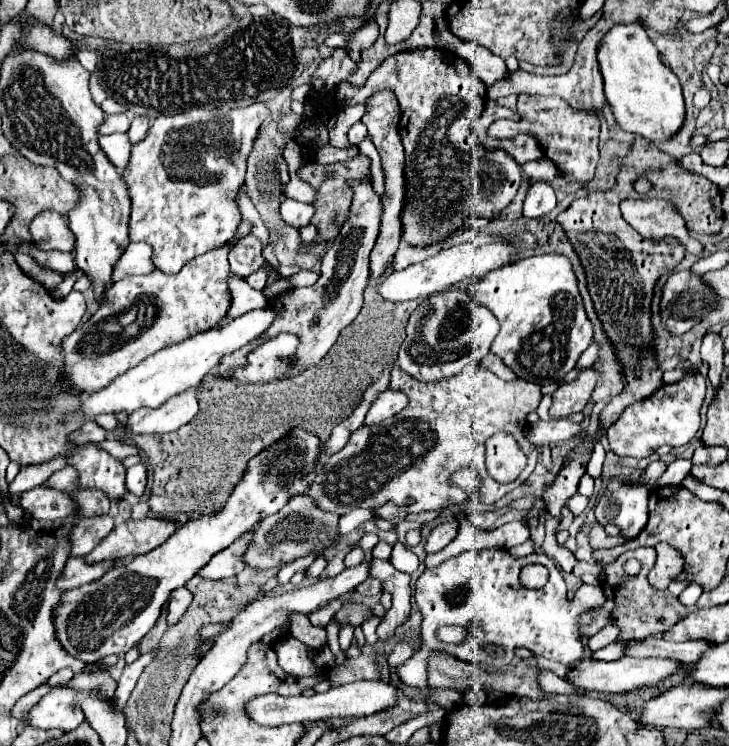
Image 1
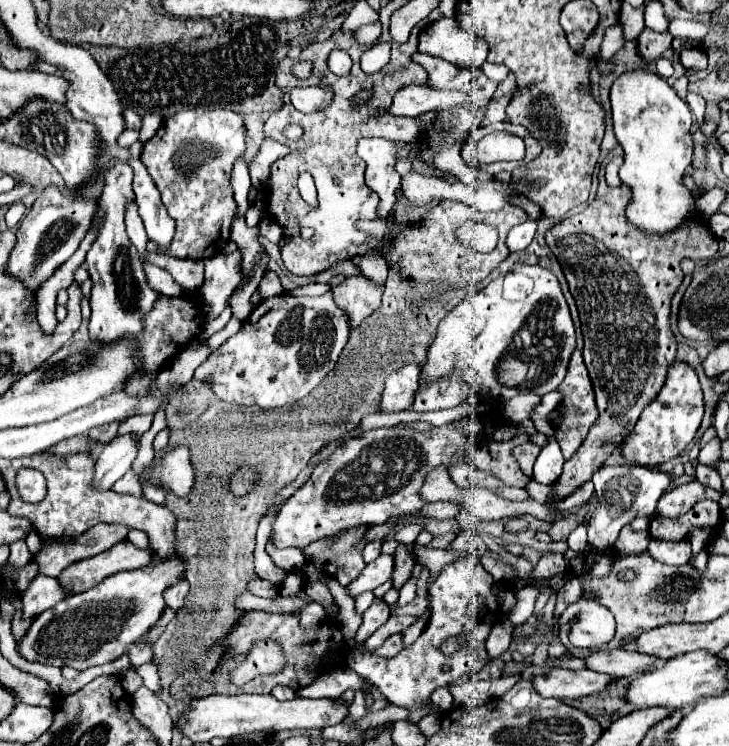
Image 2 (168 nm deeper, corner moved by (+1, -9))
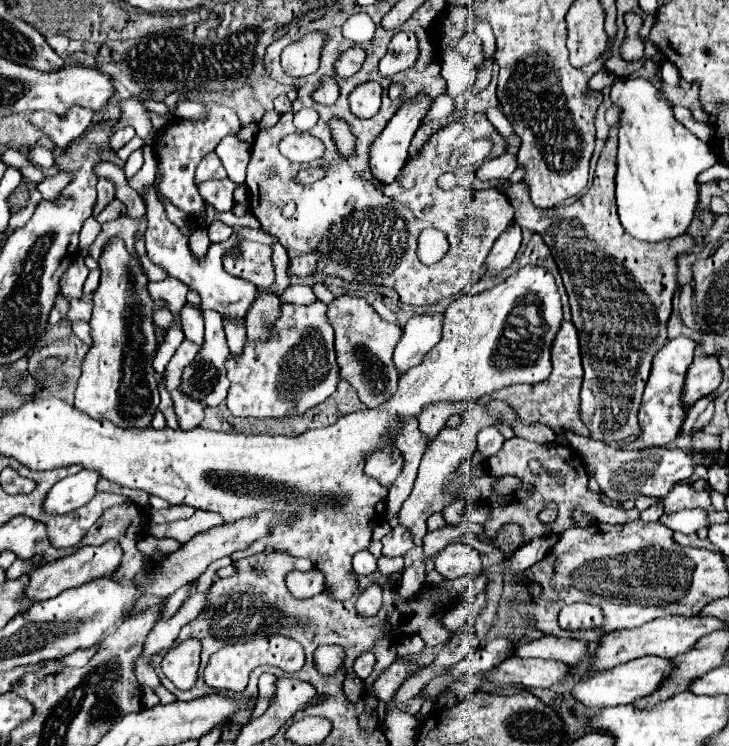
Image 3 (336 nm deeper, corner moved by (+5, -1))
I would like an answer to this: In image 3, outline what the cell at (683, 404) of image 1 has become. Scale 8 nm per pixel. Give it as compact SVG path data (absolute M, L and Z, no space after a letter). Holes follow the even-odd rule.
M677 337L677 339L667 341L667 345L655 355L651 375L645 385L643 401L639 407L641 433L635 441L631 441L627 445L627 449L637 451L637 449L647 449L647 447L665 447L679 435L679 431L685 423L685 417L687 417L687 409L683 405L683 379L693 361L695 347L697 347L695 341L691 341L687 337Z

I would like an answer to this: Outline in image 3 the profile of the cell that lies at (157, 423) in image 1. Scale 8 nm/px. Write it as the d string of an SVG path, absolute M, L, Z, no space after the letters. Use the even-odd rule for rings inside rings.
M83 469L75 475L65 477L57 485L53 485L53 489L49 491L47 501L45 501L45 511L69 513L87 505L97 493L99 479L101 479L99 473L95 473L93 469Z

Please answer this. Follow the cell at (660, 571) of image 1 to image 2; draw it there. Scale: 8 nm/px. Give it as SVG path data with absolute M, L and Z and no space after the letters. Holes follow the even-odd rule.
M649 541L649 553L657 561L663 561L667 565L683 565L691 559L691 545L689 541Z

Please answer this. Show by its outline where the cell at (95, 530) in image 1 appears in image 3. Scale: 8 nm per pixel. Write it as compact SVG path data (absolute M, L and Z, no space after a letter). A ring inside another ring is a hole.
M35 557L35 561L19 561L19 559L15 559L13 565L7 569L7 579L19 579L21 575L31 573L35 567L39 567L39 557Z

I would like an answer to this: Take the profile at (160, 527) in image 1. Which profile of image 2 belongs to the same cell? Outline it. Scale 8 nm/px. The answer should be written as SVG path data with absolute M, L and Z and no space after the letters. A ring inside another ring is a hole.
M121 541L119 545L115 545L115 549L103 551L89 559L75 561L73 565L61 571L57 581L67 591L67 595L83 593L101 583L105 577L111 577L119 571L133 571L145 567L151 557L153 555L149 549L139 549L129 541Z

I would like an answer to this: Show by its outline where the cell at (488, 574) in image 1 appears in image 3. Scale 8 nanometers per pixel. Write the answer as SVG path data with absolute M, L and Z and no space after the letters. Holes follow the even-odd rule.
M451 543L435 557L435 571L447 579L457 579L463 575L477 577L481 573L481 557L471 545Z

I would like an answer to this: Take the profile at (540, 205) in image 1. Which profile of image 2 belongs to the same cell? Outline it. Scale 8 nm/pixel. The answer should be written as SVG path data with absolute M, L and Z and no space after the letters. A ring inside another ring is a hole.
M525 221L521 227L513 227L509 233L507 233L507 249L513 253L513 251L523 251L529 247L533 235L535 235L535 229L537 229L537 223L535 221Z

